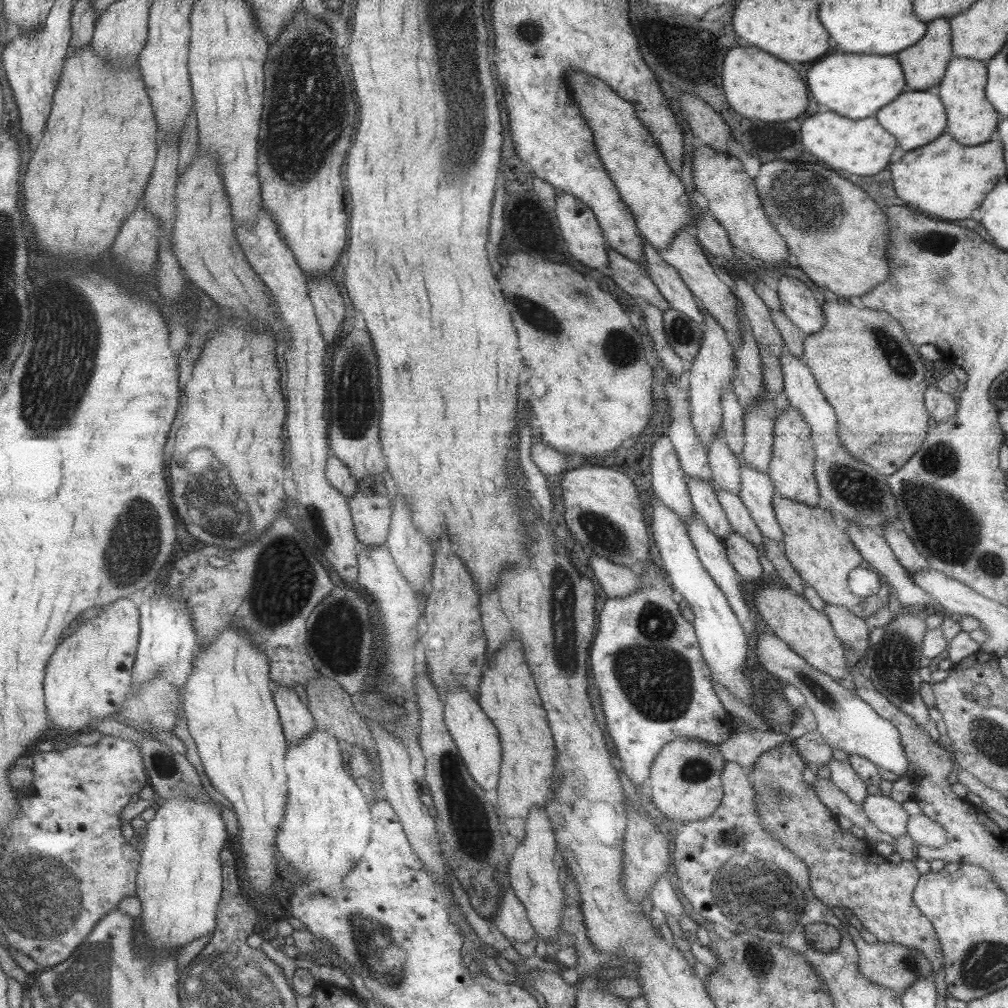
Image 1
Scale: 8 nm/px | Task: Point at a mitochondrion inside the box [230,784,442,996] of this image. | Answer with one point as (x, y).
(374, 943)

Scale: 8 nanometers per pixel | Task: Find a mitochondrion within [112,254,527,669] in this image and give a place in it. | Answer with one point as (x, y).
(216, 511)

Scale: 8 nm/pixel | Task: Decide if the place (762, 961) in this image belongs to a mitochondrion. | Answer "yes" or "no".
yes

